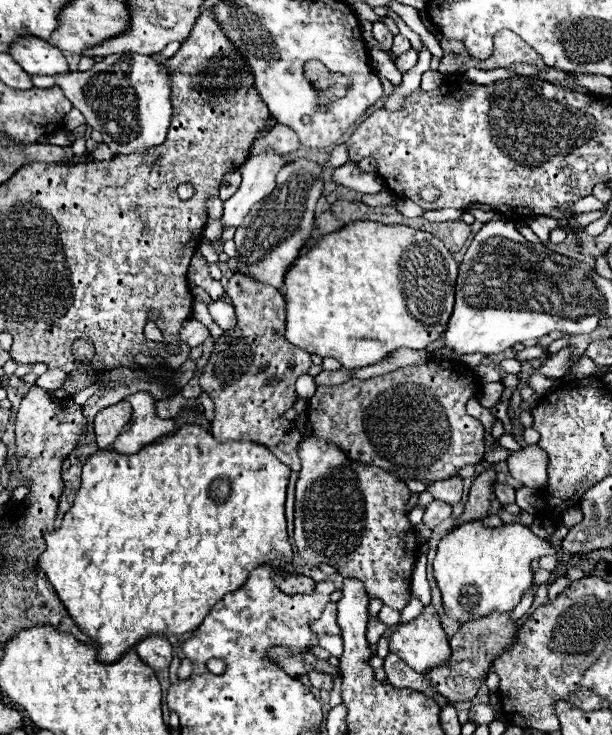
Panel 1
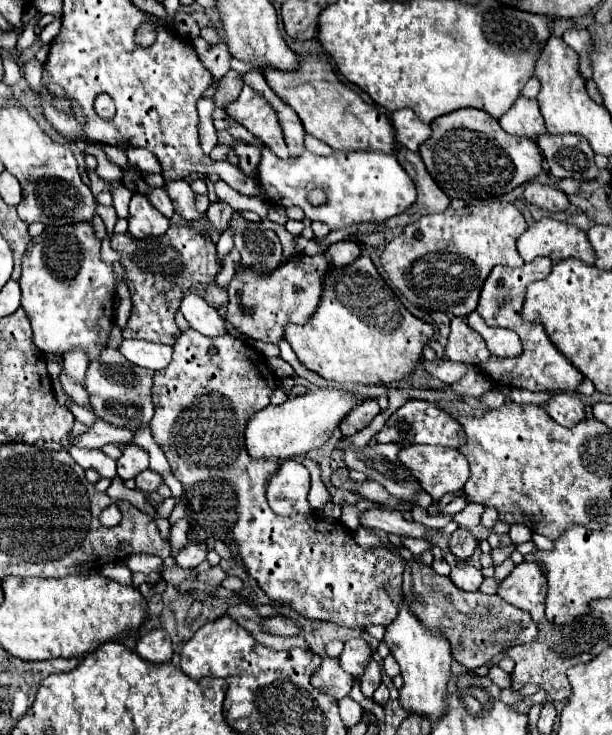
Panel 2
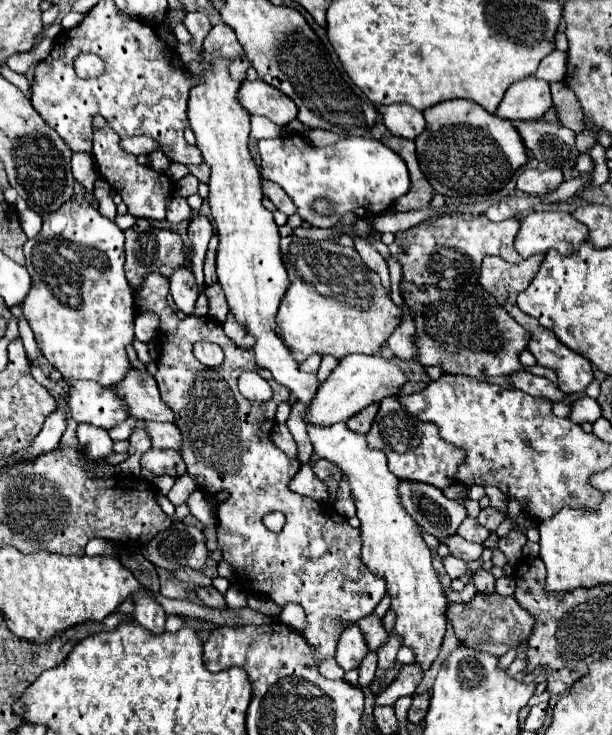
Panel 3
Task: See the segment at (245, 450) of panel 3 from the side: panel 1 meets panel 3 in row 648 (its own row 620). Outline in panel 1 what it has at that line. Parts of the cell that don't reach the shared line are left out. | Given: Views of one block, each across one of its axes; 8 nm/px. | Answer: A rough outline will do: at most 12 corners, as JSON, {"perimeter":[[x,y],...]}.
{"perimeter":[[330,602],[310,628],[318,635],[341,635],[336,604]]}

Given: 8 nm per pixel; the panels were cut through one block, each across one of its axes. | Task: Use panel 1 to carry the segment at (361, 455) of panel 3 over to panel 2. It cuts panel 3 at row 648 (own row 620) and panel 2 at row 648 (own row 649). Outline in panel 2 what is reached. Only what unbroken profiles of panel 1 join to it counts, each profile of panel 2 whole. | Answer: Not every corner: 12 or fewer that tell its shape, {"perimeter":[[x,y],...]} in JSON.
{"perimeter":[[402,600],[384,642],[400,664],[400,702],[442,716],[450,644]]}

